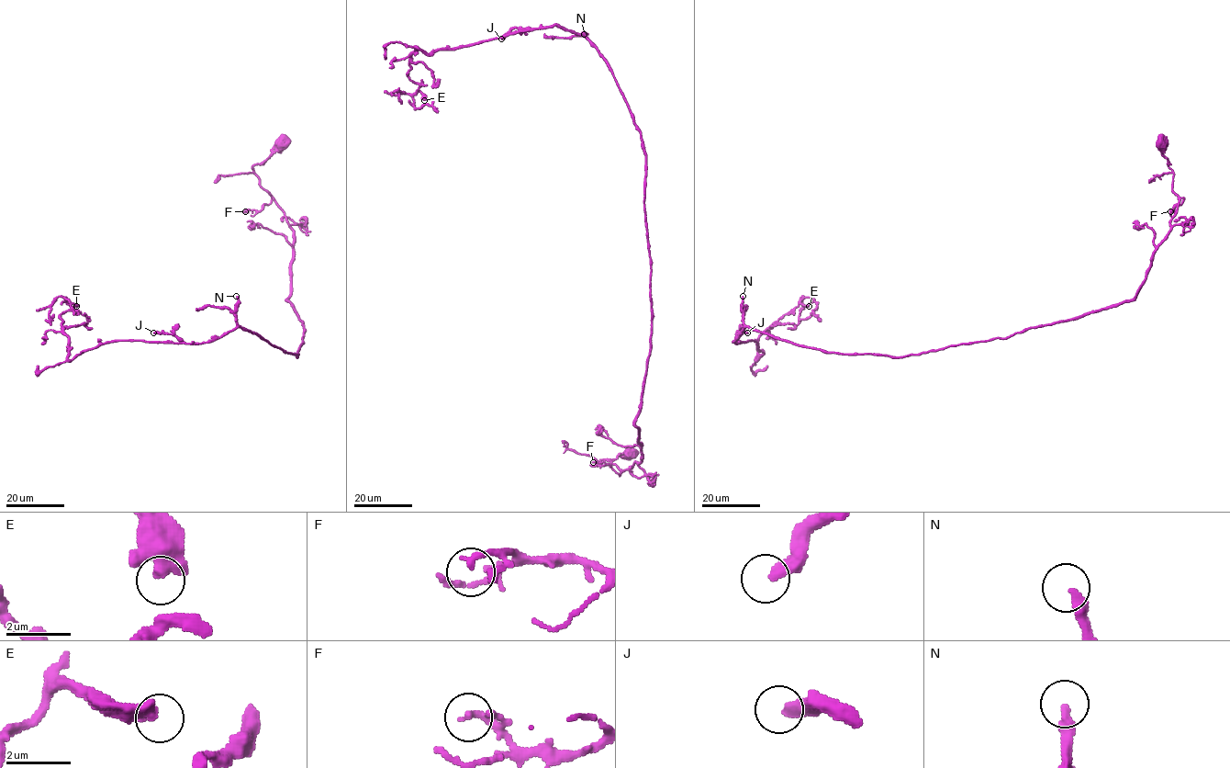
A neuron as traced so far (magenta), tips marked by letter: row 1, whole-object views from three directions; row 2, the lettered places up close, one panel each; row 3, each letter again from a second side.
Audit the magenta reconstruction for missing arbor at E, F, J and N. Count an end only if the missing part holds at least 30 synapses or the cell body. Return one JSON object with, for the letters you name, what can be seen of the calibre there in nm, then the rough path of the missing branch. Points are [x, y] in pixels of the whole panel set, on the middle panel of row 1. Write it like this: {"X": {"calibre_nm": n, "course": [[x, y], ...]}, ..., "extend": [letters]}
{"N": {"calibre_nm": 320, "course": [[584, 34], [570, 32], [554, 53], [546, 121], [546, 130], [563, 165], [580, 157]]}, "extend": ["N"]}

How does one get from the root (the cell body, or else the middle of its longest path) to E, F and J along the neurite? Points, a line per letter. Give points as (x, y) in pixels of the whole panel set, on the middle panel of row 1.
E: (630, 454), (600, 463), (641, 460), (645, 152), (609, 62), (555, 25), (415, 47), (408, 74), (424, 100)
F: (630, 454), (600, 460), (602, 465), (615, 464), (619, 475), (609, 464), (593, 462)
J: (630, 454), (600, 463), (625, 470), (642, 456), (641, 132), (582, 35), (551, 25), (501, 39)

